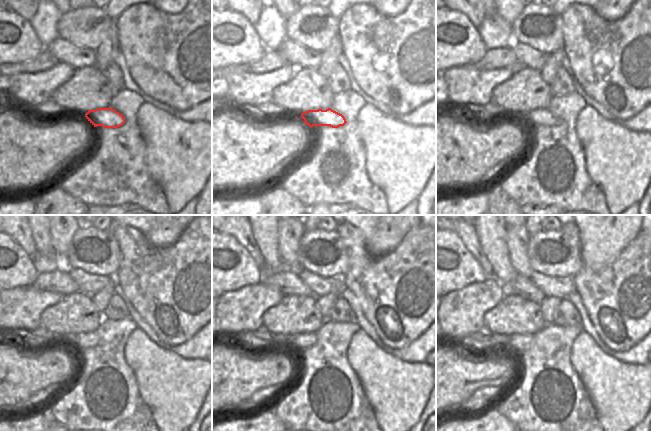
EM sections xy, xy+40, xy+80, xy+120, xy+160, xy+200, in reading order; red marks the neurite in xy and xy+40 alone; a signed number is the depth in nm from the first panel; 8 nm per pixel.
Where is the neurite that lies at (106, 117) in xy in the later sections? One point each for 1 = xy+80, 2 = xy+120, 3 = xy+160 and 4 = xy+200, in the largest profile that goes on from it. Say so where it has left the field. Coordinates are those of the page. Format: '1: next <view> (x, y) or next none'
1: next xy+80 (542, 117)
2: next xy+120 (87, 339)
3: next xy+160 (294, 342)
4: next xy+200 (472, 344)

